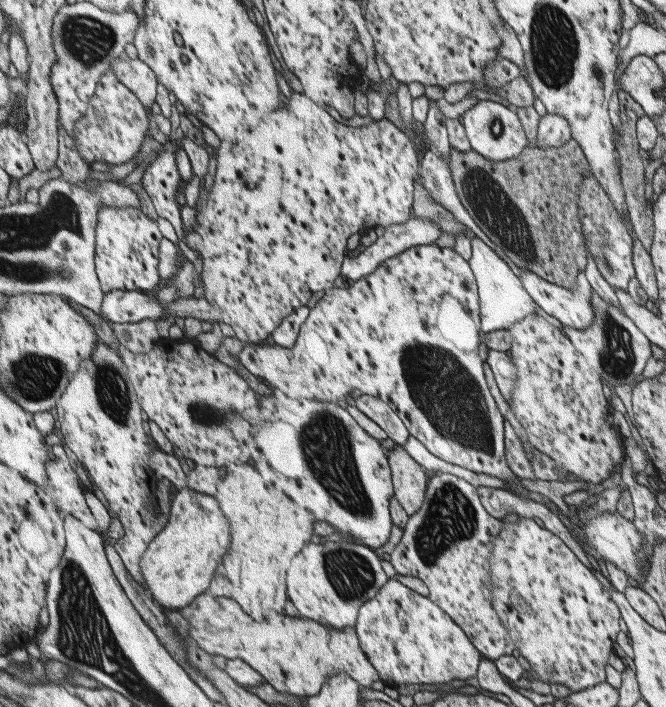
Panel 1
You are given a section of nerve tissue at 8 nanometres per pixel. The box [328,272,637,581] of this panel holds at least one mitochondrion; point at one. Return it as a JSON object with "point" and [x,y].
{"point":[447,395]}

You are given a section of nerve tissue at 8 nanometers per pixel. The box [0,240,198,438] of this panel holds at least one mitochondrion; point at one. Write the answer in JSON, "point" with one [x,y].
{"point":[35,377]}

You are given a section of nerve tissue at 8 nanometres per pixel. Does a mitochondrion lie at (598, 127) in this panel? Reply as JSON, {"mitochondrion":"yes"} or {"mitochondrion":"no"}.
{"mitochondrion":"no"}

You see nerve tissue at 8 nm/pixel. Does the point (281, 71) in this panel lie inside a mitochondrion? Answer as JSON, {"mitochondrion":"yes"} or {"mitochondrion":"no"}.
{"mitochondrion":"no"}

